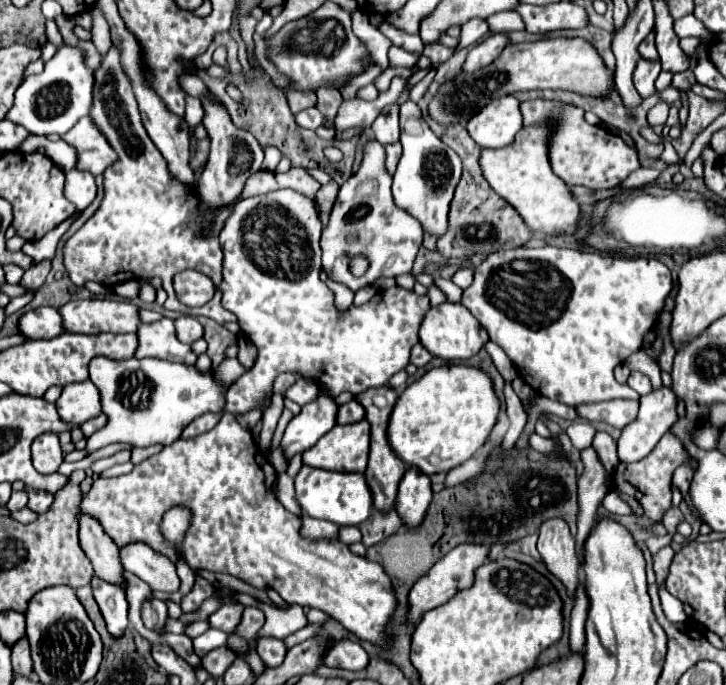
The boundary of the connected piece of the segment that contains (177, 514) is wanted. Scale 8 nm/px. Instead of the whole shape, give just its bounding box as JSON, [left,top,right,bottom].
[162,508,190,542]

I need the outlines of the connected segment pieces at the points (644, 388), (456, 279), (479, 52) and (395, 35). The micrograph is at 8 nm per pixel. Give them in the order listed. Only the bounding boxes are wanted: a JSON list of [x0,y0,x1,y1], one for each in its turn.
[[628,371,650,396],[452,268,472,290],[462,32,510,72],[378,20,424,52]]

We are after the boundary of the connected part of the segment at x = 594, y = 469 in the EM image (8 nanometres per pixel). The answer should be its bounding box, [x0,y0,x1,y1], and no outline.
[576,448,608,562]

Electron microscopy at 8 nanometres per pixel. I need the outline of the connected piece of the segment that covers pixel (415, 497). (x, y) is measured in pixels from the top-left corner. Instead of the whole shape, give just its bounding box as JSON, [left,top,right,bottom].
[396,466,432,526]

